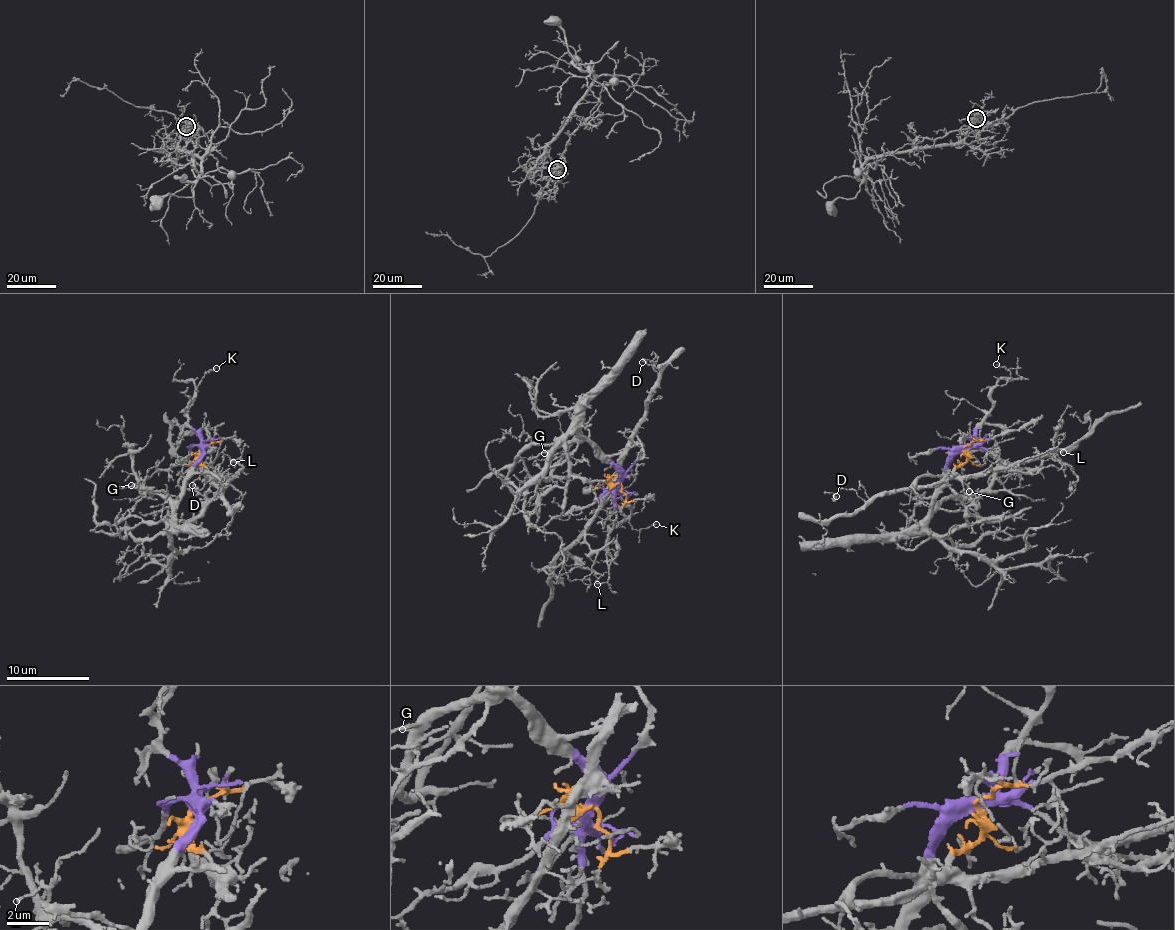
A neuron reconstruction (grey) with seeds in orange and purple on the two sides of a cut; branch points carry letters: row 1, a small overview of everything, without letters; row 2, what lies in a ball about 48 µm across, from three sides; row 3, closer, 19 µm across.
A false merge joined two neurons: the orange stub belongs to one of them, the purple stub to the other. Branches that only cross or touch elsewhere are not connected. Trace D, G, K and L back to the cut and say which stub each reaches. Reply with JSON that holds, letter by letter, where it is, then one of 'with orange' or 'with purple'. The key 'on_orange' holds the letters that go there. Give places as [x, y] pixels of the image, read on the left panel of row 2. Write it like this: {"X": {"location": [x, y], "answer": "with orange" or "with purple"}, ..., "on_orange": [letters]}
{"D": {"location": [192, 485], "answer": "with orange"}, "G": {"location": [131, 485], "answer": "with purple"}, "K": {"location": [216, 368], "answer": "with purple"}, "L": {"location": [233, 462], "answer": "with orange"}, "on_orange": ["D", "L"]}

